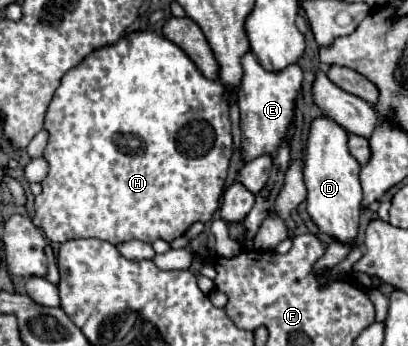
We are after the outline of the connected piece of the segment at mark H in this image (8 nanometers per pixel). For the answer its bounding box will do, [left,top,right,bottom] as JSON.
[33,31,231,243]

